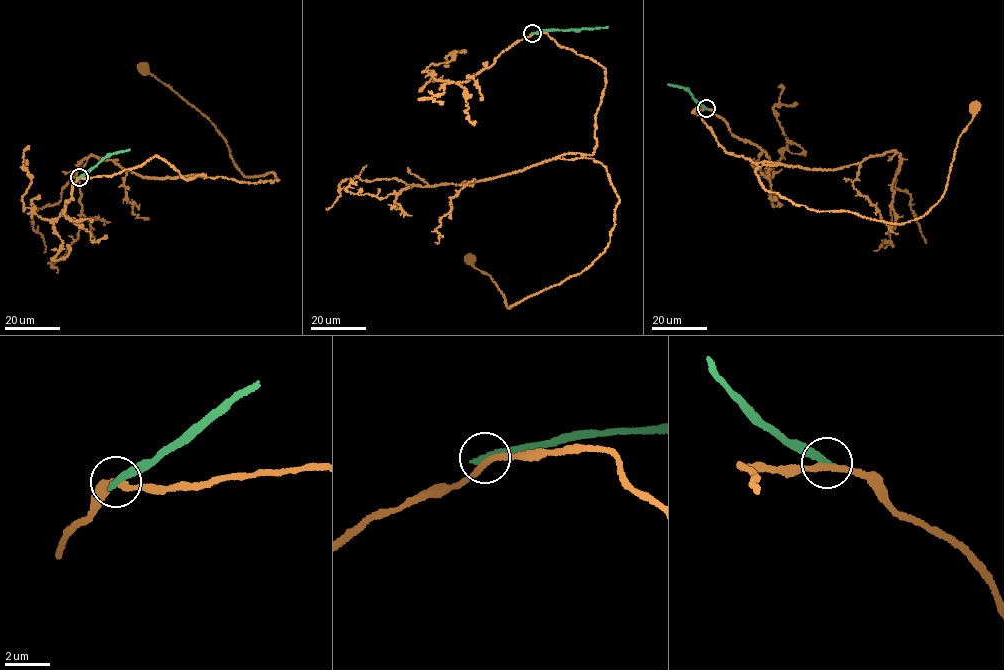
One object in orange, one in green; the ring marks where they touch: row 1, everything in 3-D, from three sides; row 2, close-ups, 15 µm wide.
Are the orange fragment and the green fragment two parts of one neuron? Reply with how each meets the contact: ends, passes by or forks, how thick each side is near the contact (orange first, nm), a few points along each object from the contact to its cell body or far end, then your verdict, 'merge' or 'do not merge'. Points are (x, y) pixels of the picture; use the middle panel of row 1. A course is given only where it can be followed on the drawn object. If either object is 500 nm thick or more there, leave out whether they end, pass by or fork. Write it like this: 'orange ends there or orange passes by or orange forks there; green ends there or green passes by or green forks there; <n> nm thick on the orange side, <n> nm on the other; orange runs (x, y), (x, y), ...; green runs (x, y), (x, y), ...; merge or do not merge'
orange passes by; green ends there; 260 nm thick on the orange side, 360 nm on the other; orange runs (531, 33), (604, 69), (594, 152), (557, 158), (606, 167), (615, 226), (589, 266), (509, 308), (469, 259); green runs (531, 33), (608, 27); do not merge

